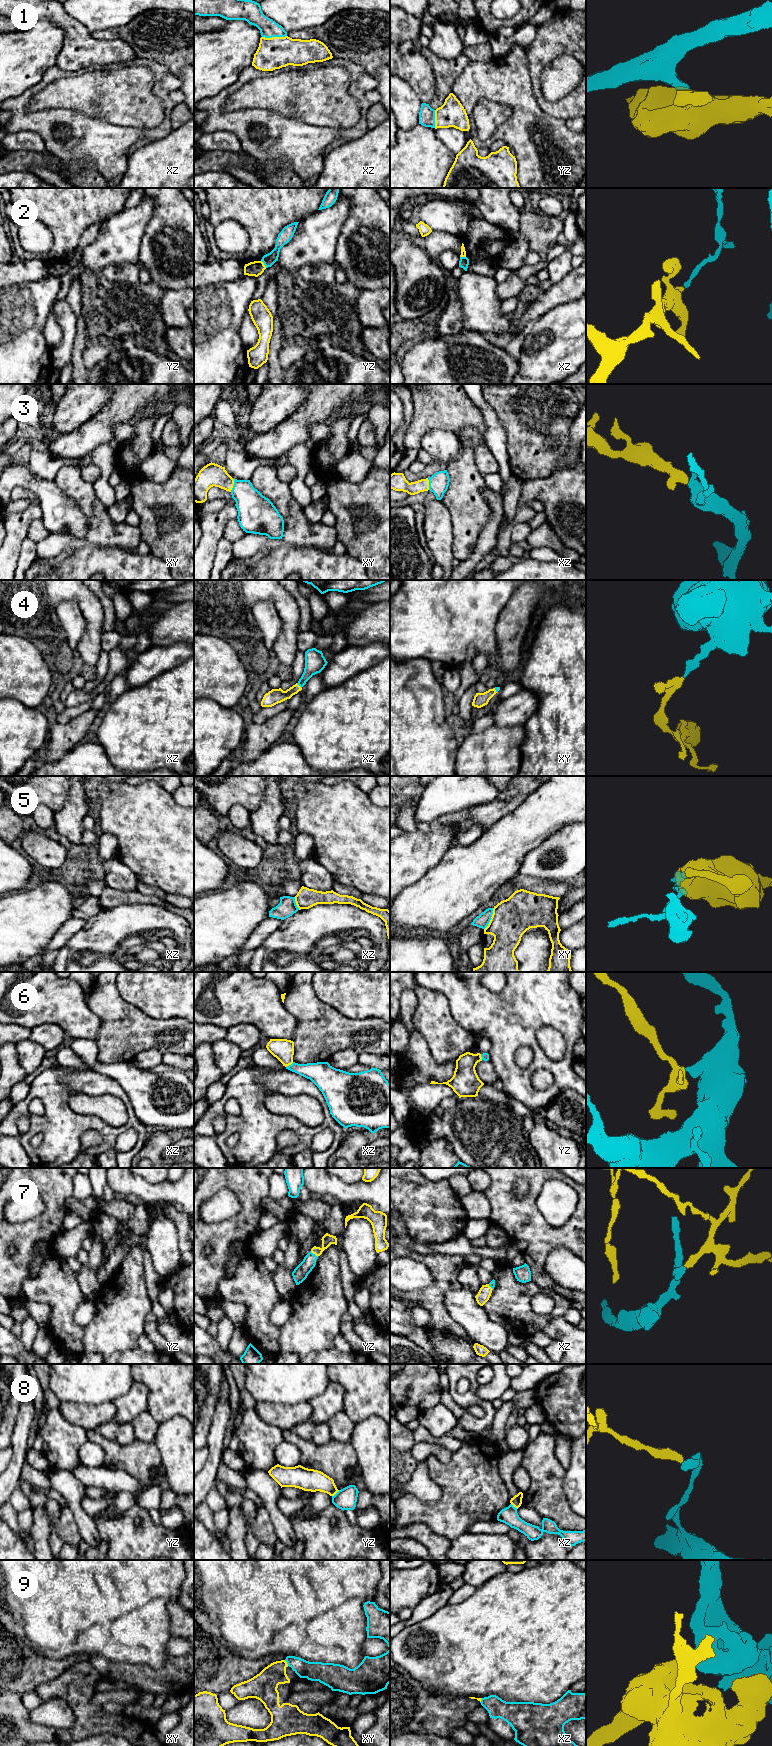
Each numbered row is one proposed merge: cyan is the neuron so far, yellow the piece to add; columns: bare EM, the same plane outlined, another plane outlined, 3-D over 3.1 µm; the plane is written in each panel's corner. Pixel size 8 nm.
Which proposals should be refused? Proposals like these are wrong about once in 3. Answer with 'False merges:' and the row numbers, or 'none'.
False merges: 2, 5, 8, 9

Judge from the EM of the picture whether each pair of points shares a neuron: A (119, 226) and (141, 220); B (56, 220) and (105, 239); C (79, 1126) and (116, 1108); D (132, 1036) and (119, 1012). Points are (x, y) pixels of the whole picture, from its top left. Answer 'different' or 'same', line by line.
A: same
B: different
C: different
D: same

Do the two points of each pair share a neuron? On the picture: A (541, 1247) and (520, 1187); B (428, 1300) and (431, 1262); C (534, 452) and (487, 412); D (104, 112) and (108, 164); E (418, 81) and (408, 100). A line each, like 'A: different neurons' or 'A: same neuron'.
A: different neurons
B: same neuron
C: different neurons
D: different neurons
E: different neurons

